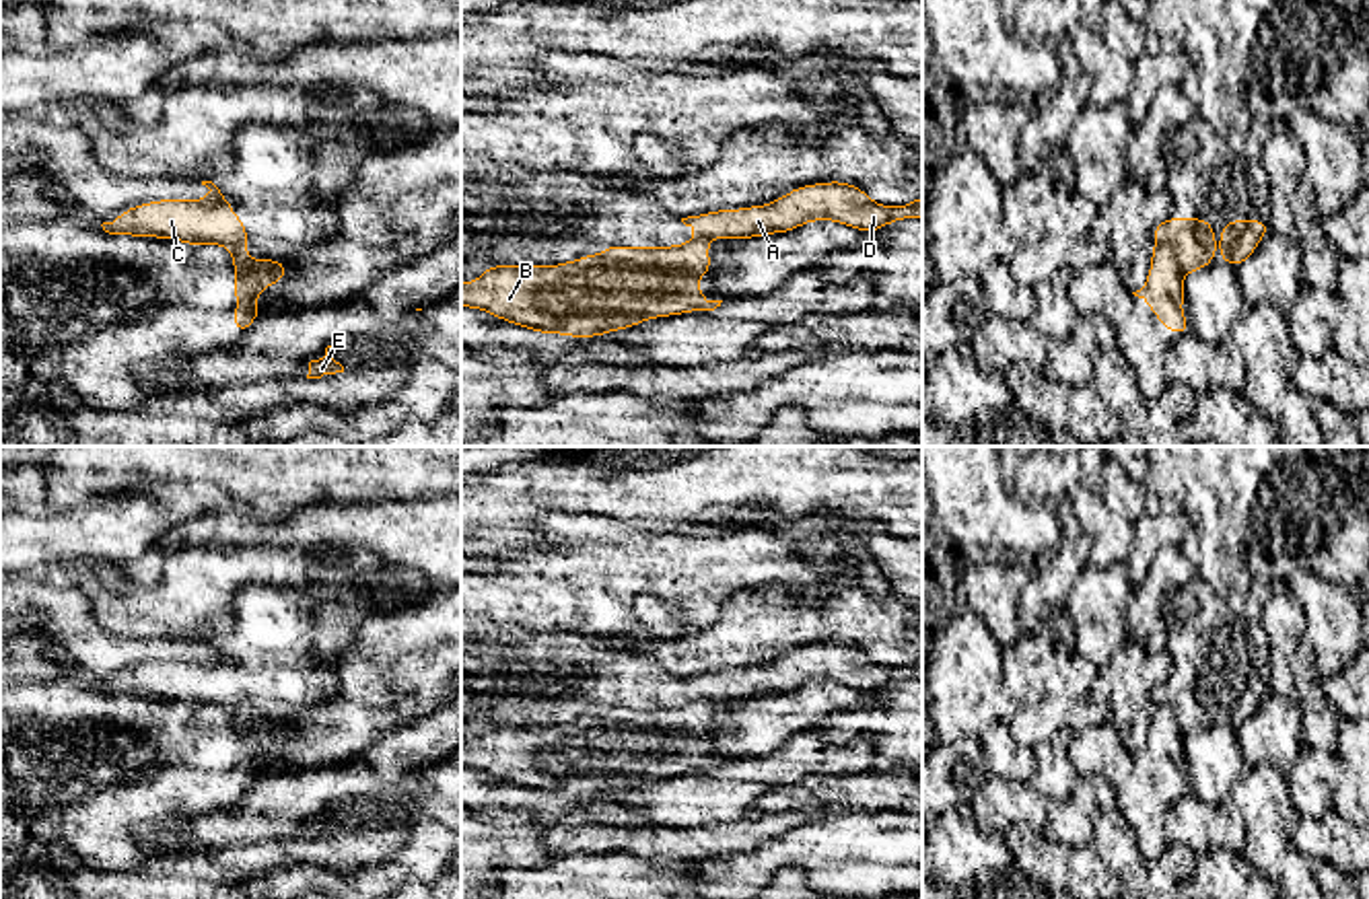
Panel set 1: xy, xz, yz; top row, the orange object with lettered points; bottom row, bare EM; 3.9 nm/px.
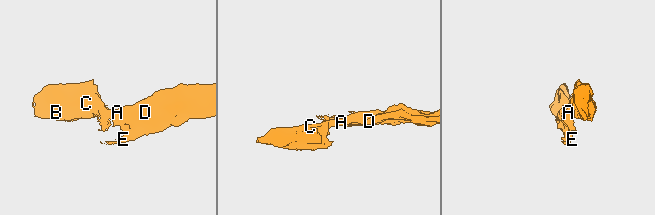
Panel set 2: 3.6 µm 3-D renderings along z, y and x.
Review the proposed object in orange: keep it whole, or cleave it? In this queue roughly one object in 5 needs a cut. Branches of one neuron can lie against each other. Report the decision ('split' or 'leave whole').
split

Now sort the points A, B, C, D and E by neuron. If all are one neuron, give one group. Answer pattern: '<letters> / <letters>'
A D E / B C

